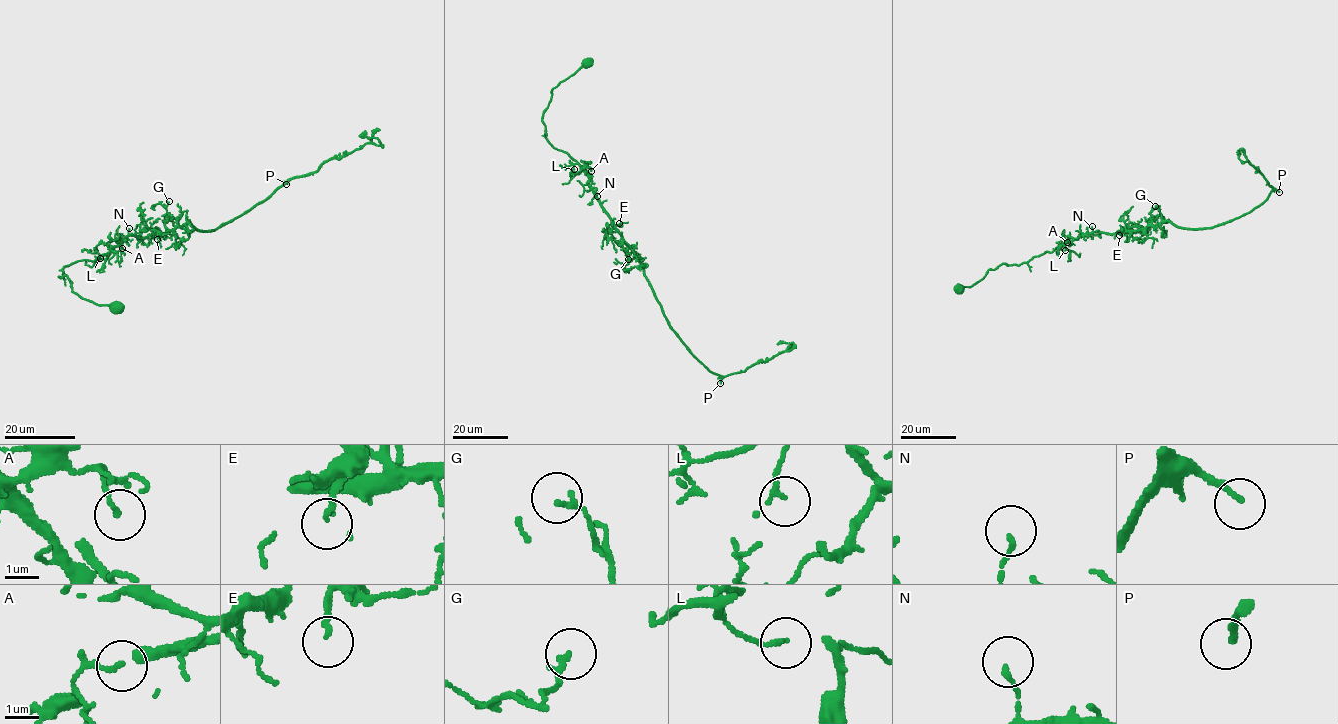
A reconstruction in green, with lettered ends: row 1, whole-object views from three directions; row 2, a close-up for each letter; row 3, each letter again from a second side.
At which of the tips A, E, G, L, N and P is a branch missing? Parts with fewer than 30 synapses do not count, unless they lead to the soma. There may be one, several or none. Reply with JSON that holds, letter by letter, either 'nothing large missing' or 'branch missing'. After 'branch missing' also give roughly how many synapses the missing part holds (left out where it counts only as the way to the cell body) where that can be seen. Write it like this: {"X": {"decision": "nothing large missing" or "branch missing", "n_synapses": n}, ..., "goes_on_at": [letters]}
{"A": {"decision": "nothing large missing"}, "E": {"decision": "nothing large missing"}, "G": {"decision": "nothing large missing"}, "L": {"decision": "nothing large missing"}, "N": {"decision": "nothing large missing"}, "P": {"decision": "branch missing", "n_synapses": 35}, "goes_on_at": ["P"]}

